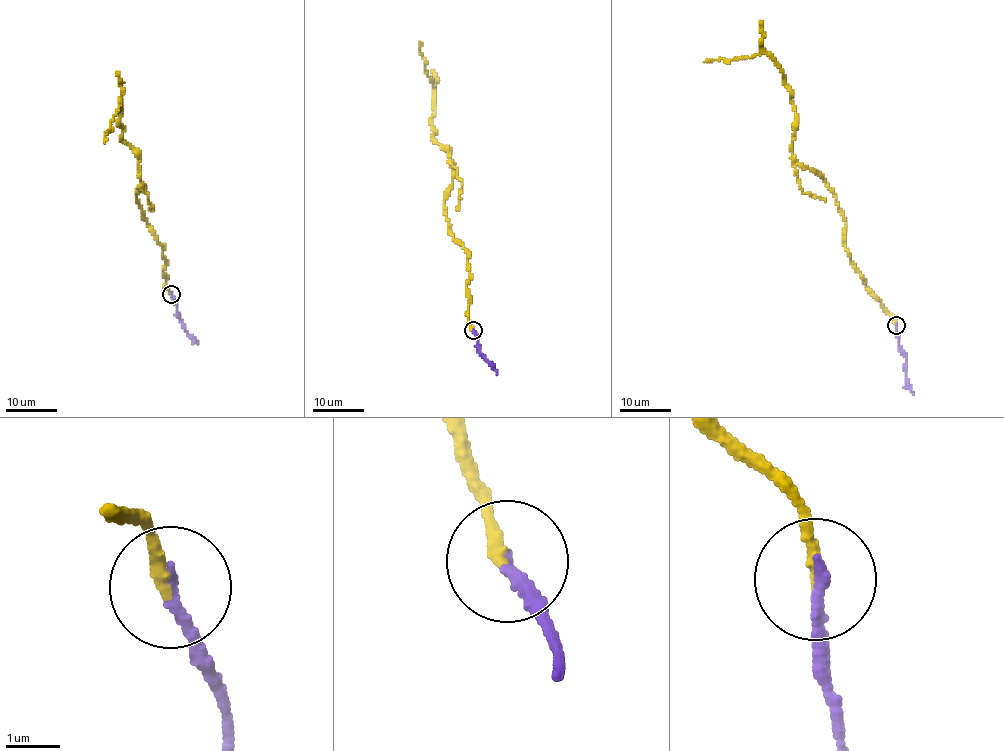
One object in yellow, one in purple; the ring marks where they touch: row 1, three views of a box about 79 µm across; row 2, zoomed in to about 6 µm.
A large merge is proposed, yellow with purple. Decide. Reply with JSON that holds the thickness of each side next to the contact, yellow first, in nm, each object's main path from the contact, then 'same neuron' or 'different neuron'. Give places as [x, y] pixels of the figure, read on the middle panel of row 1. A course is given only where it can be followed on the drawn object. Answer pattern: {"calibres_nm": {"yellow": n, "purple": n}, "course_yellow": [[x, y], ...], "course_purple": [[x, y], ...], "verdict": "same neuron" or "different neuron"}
{"calibres_nm": {"yellow": 200, "purple": 220}, "course_yellow": [[472, 330], [469, 256], [450, 232], [444, 208], [452, 164], [449, 149], [433, 139], [435, 85], [420, 42]], "course_purple": [[472, 330], [477, 338], [476, 347], [497, 373]], "verdict": "same neuron"}

